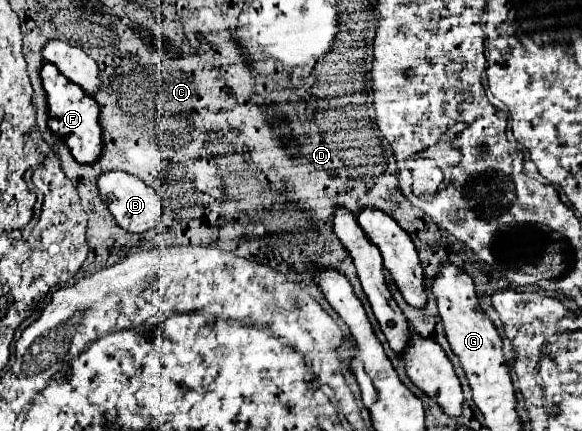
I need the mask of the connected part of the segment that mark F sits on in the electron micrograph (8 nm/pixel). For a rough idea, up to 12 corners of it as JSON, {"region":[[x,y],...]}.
{"region":[[41,65],[49,131],[77,163],[101,153],[99,105]]}

